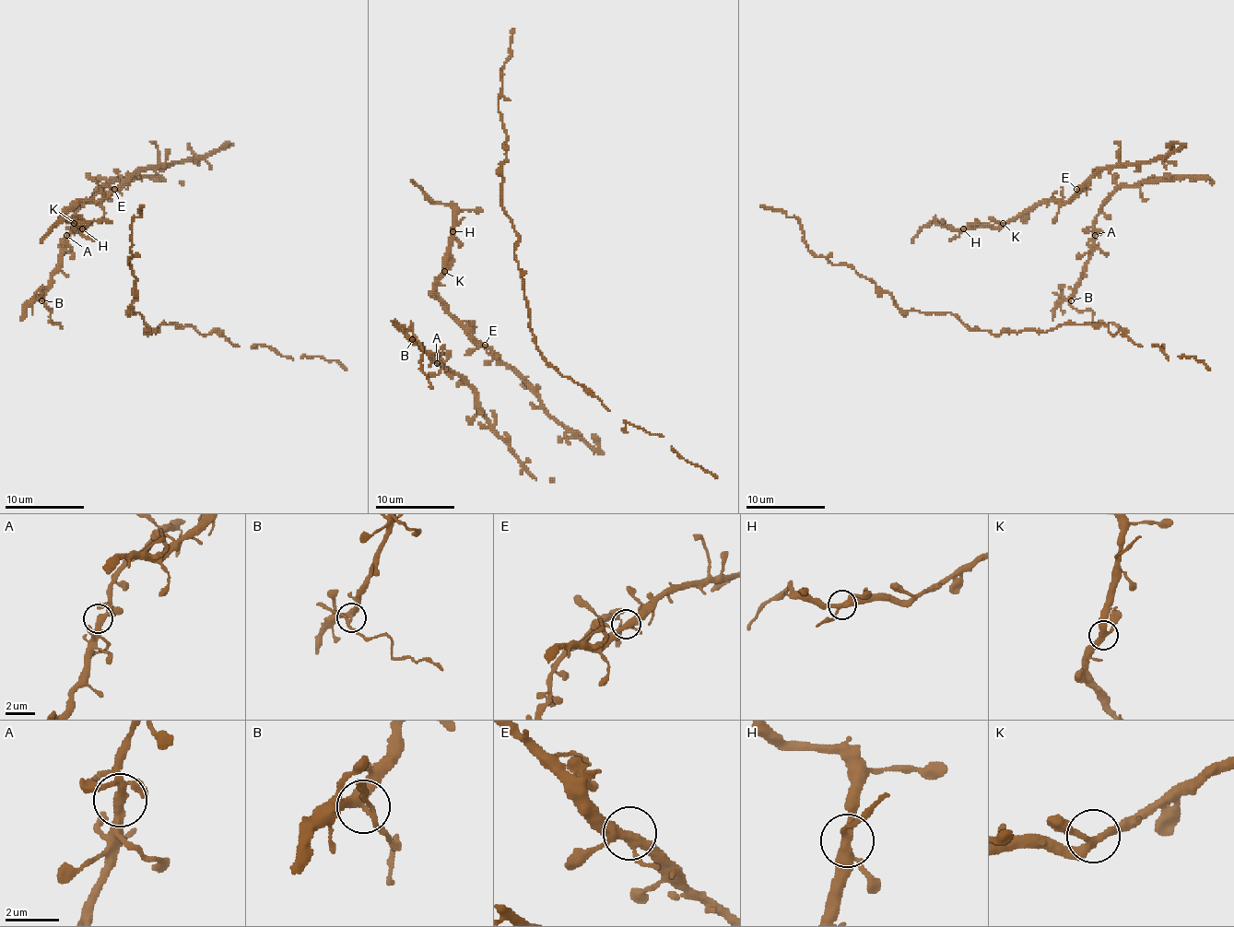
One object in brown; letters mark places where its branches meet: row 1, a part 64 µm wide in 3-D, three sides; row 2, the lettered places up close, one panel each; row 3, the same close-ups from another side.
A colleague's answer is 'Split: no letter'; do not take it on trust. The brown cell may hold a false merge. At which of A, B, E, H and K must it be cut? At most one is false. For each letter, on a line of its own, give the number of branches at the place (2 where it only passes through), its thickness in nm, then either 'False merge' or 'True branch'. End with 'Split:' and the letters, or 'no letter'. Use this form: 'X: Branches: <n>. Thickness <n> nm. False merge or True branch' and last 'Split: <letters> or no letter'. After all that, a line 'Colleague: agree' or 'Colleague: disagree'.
A: Branches: 4. Thickness 320 nm. True branch
B: Branches: 4. Thickness 320 nm. False merge
E: Branches: 4. Thickness 320 nm. True branch
H: Branches: 4. Thickness 320 nm. True branch
K: Branches: 3. Thickness 320 nm. True branch
Split: B
Colleague: disagree

